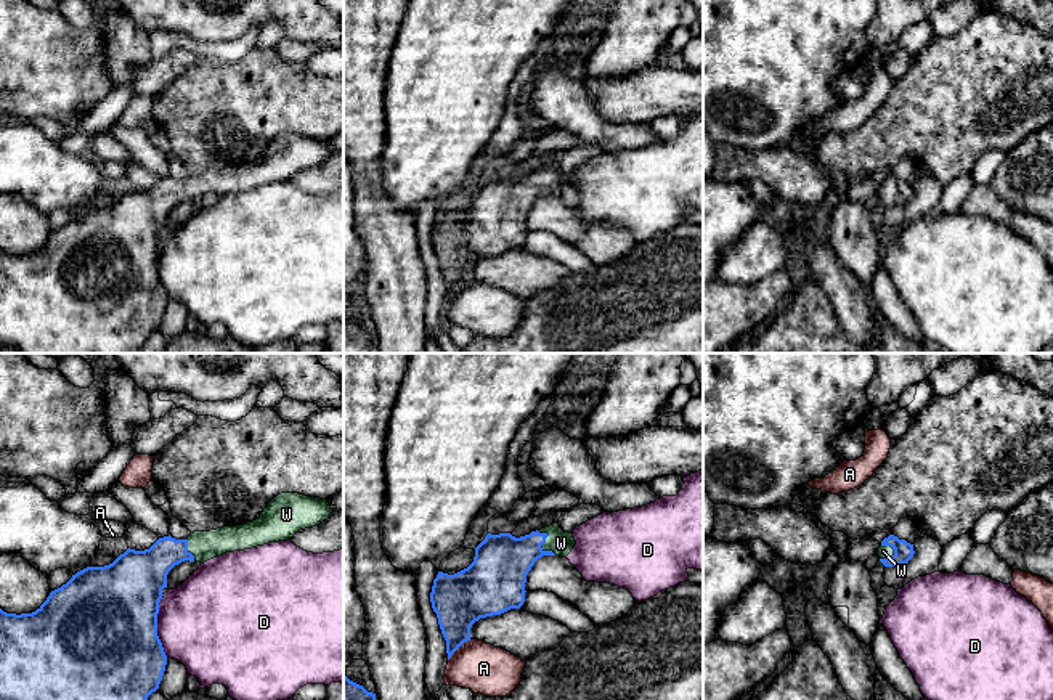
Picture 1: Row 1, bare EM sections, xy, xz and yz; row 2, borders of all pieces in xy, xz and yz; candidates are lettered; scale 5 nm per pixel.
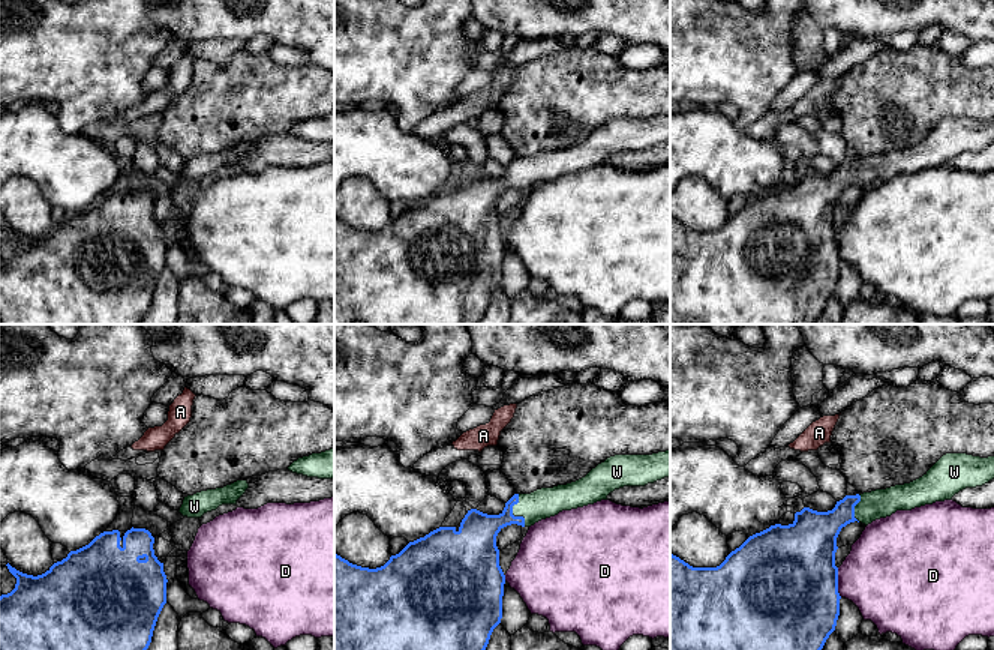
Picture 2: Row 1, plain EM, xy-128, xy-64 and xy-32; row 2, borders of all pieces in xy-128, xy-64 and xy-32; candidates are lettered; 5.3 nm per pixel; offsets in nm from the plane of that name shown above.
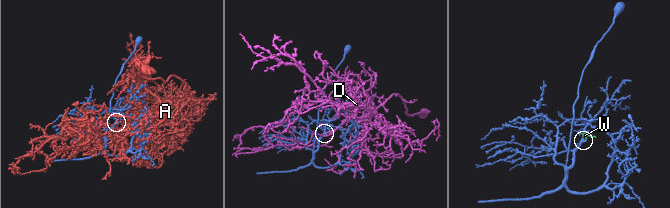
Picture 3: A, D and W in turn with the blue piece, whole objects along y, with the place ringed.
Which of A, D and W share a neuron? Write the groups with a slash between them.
A / D / W

